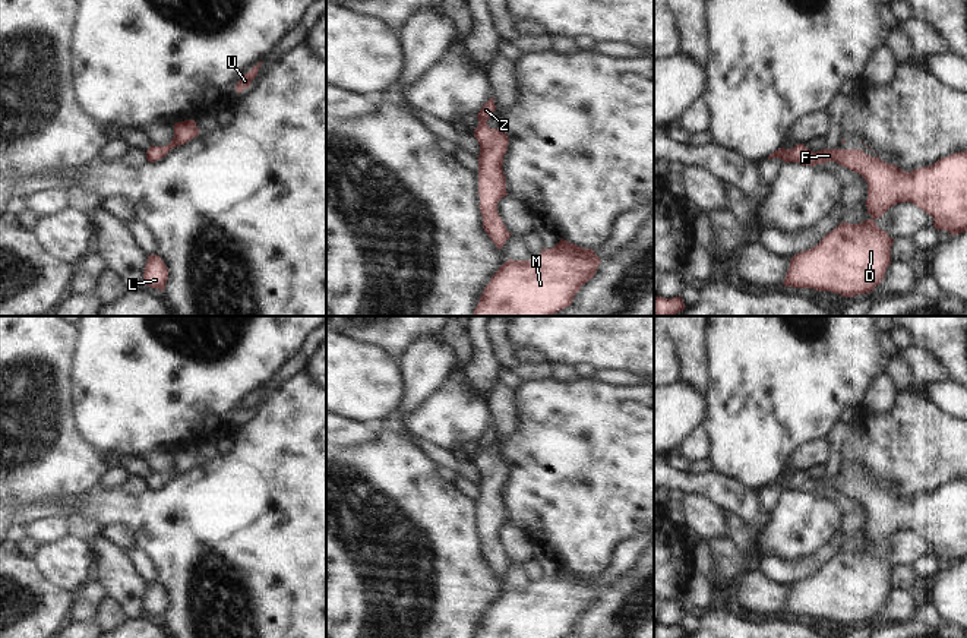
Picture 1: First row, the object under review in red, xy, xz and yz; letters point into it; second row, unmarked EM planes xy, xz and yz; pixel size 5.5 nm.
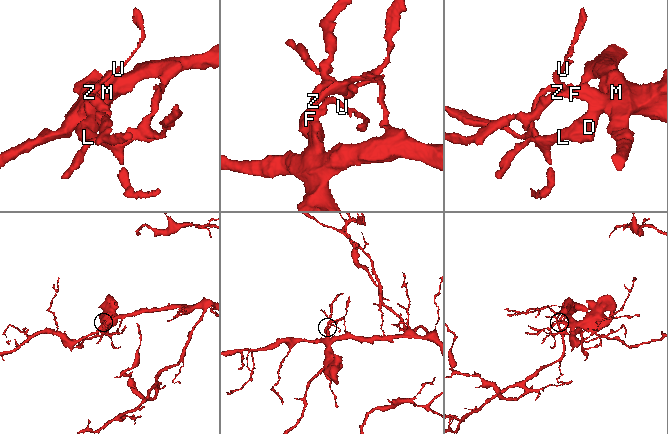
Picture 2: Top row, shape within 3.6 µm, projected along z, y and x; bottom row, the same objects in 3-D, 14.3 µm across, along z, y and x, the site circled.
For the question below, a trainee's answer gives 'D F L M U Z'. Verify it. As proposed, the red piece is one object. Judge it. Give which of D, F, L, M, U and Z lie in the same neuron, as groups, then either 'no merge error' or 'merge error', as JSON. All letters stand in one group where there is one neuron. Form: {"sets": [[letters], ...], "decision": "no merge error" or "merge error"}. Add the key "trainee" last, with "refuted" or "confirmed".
{"sets": [["D", "F", "L", "M", "U", "Z"]], "decision": "no merge error", "trainee": "confirmed"}

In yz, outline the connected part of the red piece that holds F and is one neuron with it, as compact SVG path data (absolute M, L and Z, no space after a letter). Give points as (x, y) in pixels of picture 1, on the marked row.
M797 143L791 149L780 148L772 152L768 160L780 158L784 162L799 162L802 165L816 165L834 161L854 173L859 173L868 183L868 214L872 217L860 224L841 222L832 231L824 236L824 239L809 250L803 250L790 259L790 266L786 274L783 285L794 288L813 288L816 291L831 291L844 297L854 297L857 294L872 293L876 285L884 279L887 268L891 263L891 246L894 239L887 231L876 225L876 219L881 218L889 208L897 203L910 202L929 214L933 218L933 227L948 231L951 236L967 231L967 151L951 154L938 160L929 167L916 168L910 173L903 171L894 164L884 162L878 155L873 158L865 154L862 149L821 149L810 151L803 143Z

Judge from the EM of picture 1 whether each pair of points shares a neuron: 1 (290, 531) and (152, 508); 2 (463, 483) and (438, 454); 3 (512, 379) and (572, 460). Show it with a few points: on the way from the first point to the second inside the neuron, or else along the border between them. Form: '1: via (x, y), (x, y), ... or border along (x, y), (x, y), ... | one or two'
1: via (256, 531), (199, 530), (186, 517) | one
2: border along (457, 473), (477, 486) | two
3: border along (522, 381), (514, 389) | two

